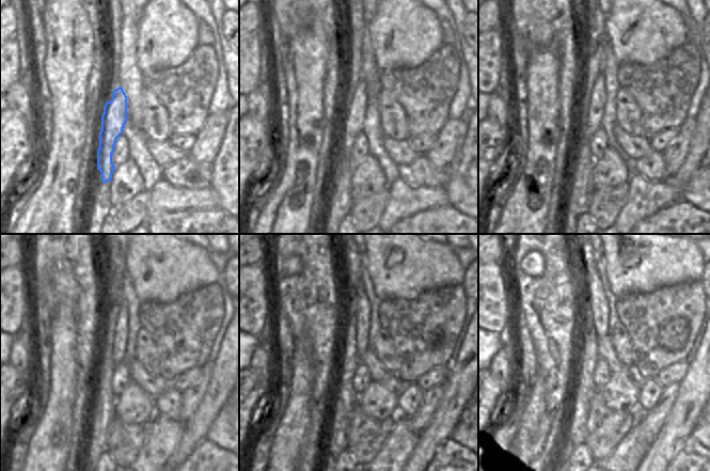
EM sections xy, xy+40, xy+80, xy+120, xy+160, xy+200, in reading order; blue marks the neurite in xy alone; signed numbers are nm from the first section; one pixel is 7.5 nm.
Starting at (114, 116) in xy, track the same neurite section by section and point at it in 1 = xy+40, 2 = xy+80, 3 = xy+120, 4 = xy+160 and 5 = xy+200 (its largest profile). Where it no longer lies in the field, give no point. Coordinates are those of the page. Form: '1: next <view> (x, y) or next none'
1: next xy+40 (349, 129)
2: next xy+80 (597, 104)
3: next xy+120 (120, 345)
4: next xy+160 (358, 300)
5: next xy+200 (597, 310)

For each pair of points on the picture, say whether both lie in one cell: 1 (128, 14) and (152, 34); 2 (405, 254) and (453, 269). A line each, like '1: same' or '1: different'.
1: different
2: same

